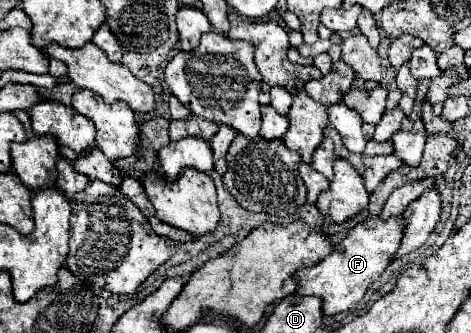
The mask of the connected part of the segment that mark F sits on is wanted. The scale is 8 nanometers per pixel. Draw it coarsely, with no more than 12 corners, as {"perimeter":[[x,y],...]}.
{"perimeter":[[370,217],[296,271],[324,315],[352,309],[400,247],[402,217]]}

